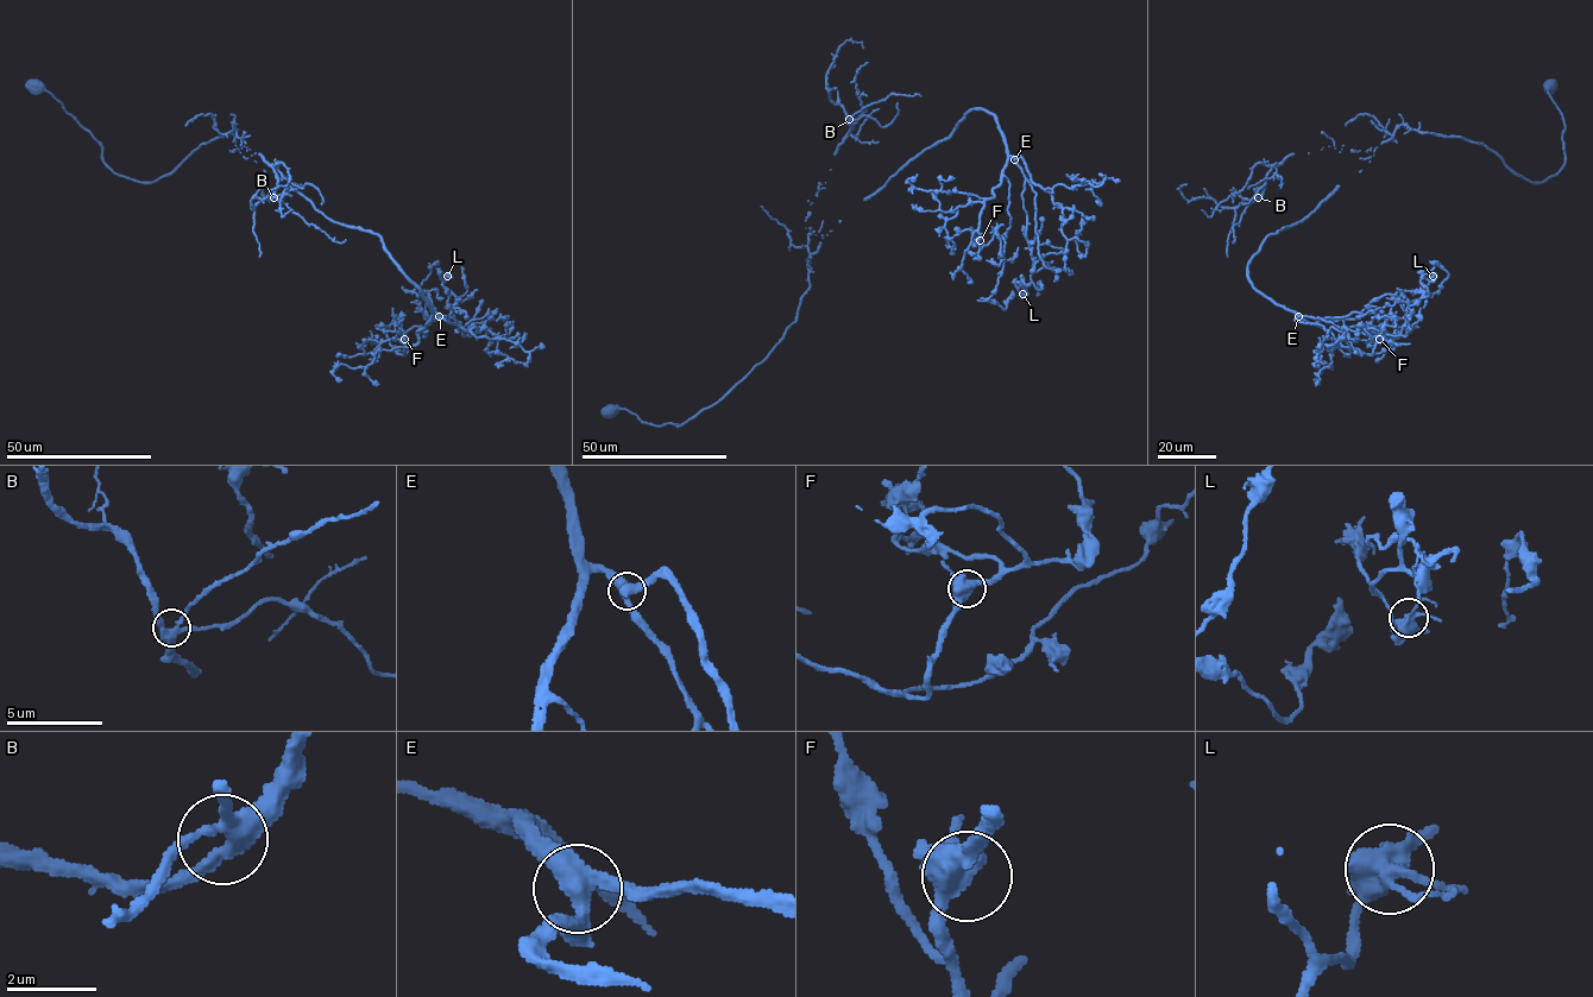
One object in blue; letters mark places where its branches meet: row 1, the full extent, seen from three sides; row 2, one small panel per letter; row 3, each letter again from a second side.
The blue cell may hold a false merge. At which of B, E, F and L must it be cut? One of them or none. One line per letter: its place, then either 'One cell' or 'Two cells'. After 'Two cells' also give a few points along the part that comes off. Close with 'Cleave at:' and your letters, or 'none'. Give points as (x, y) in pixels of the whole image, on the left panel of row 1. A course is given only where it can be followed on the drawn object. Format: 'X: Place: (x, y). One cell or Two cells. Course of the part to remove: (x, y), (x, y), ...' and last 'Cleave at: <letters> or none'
B: Place: (274, 197). One cell
E: Place: (439, 316). One cell
F: Place: (404, 339). One cell
L: Place: (447, 276). One cell
Cleave at: none

